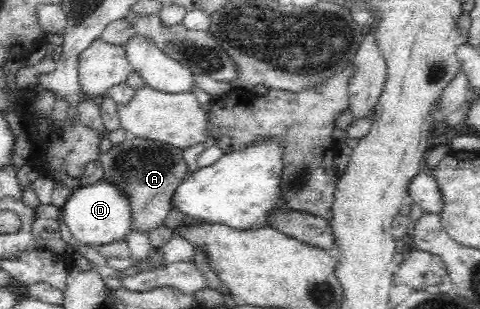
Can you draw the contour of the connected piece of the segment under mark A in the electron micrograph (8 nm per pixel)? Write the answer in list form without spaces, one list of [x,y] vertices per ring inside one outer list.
[[[127,137],[106,152],[98,155],[104,171],[104,178],[120,187],[130,199],[132,209],[132,230],[151,230],[163,226],[167,213],[173,209],[175,190],[188,176],[187,164],[178,148],[168,147],[160,142]]]

